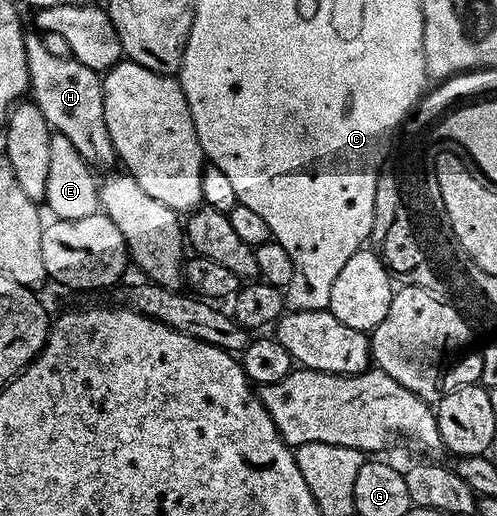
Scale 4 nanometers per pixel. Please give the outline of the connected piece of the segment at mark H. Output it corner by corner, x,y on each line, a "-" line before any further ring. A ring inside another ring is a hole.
33,28
25,29
24,50
27,53
30,93
50,129
69,138
75,150
78,150
80,156
89,163
90,168
116,169
113,167
118,167
119,161
104,126
100,73
91,70
89,66
84,66
69,55
51,54
43,44
42,35

